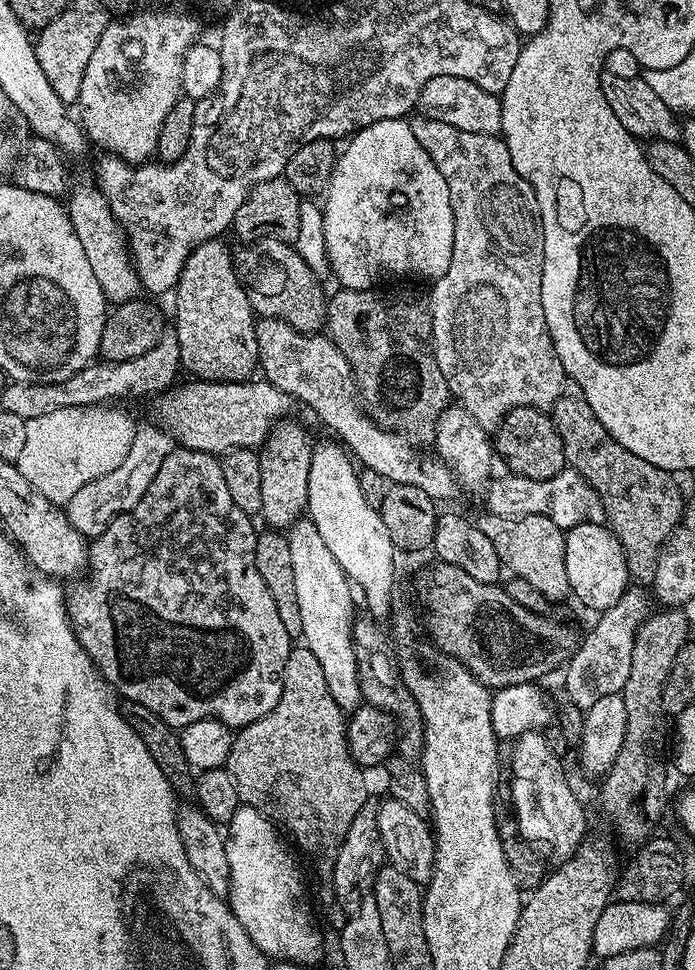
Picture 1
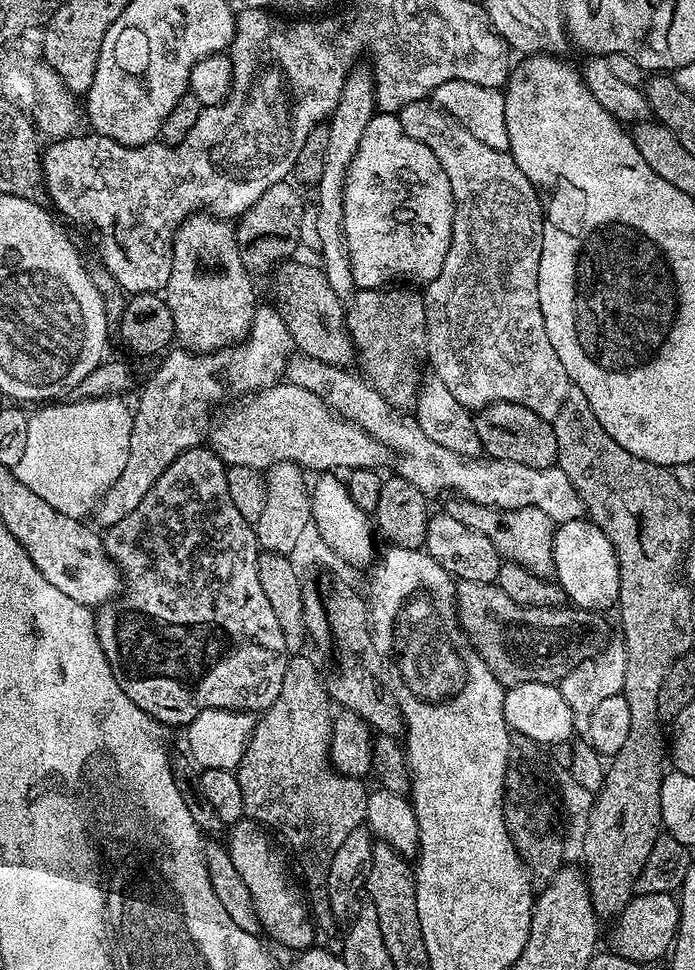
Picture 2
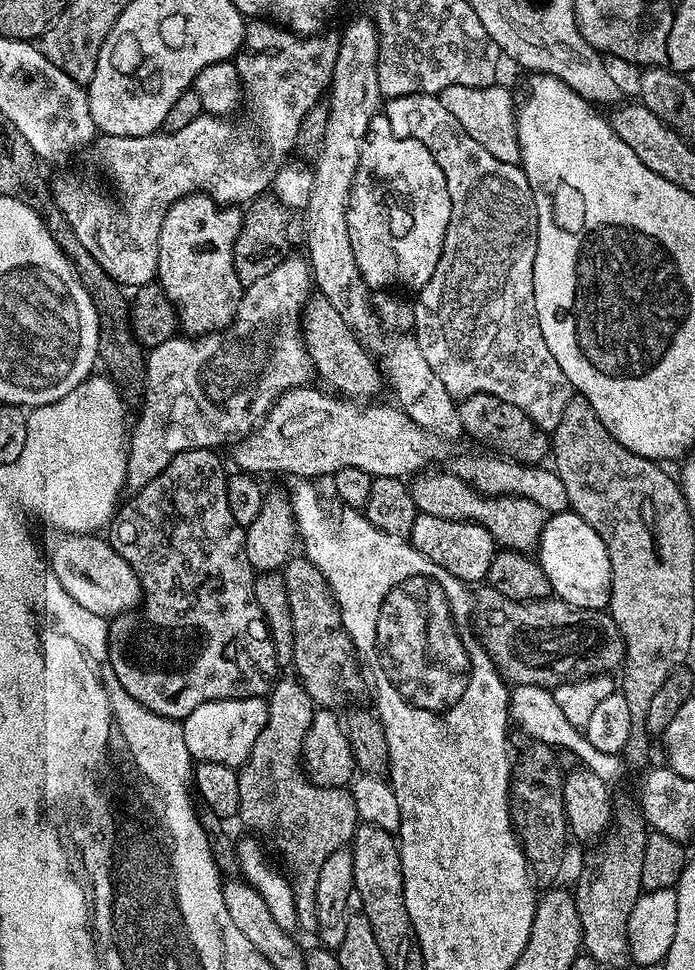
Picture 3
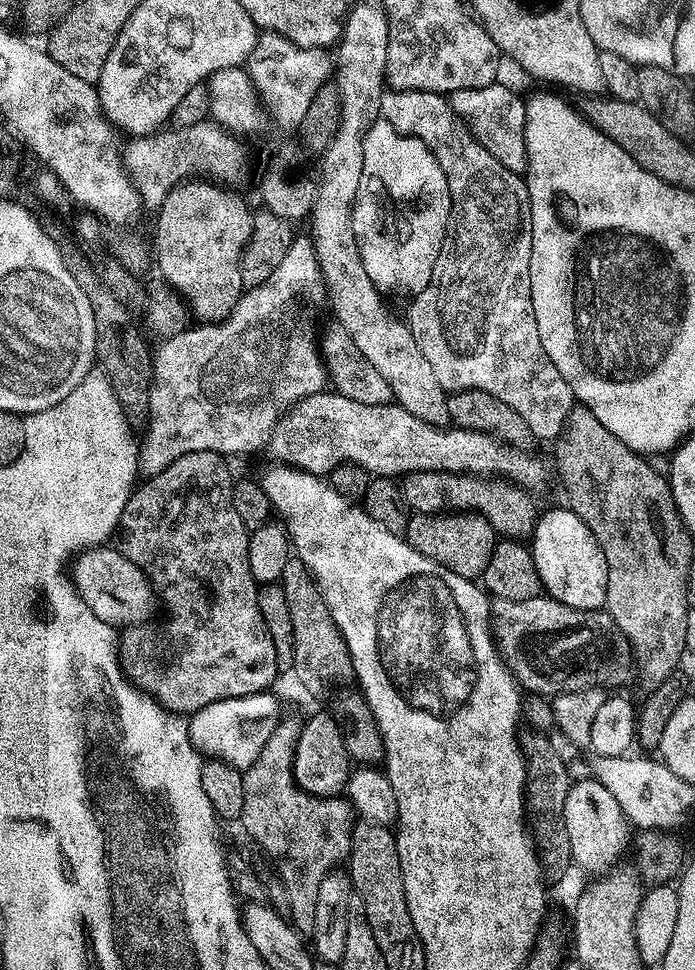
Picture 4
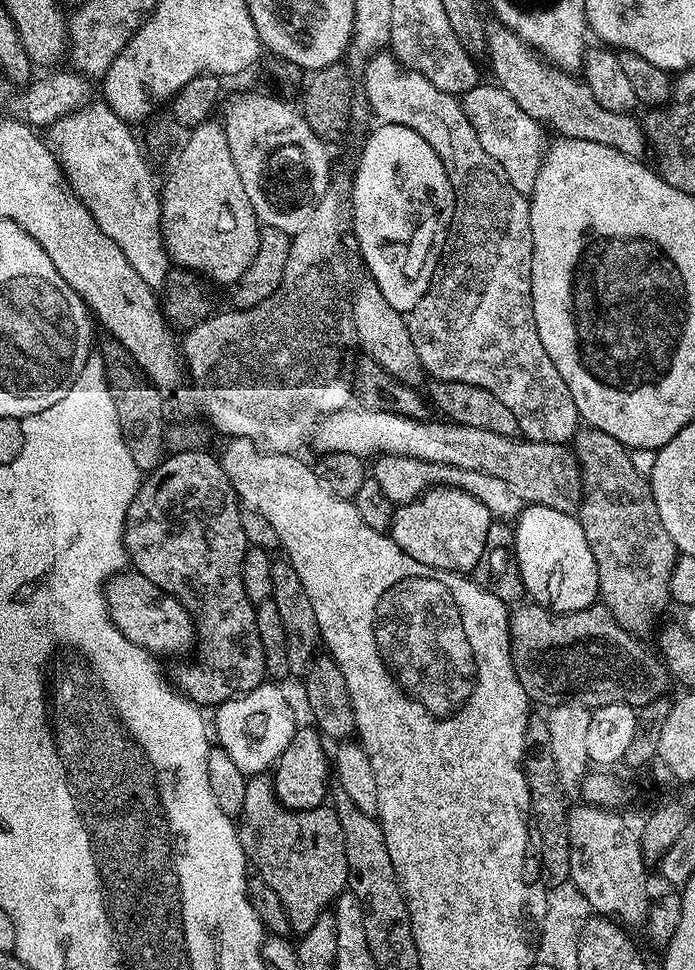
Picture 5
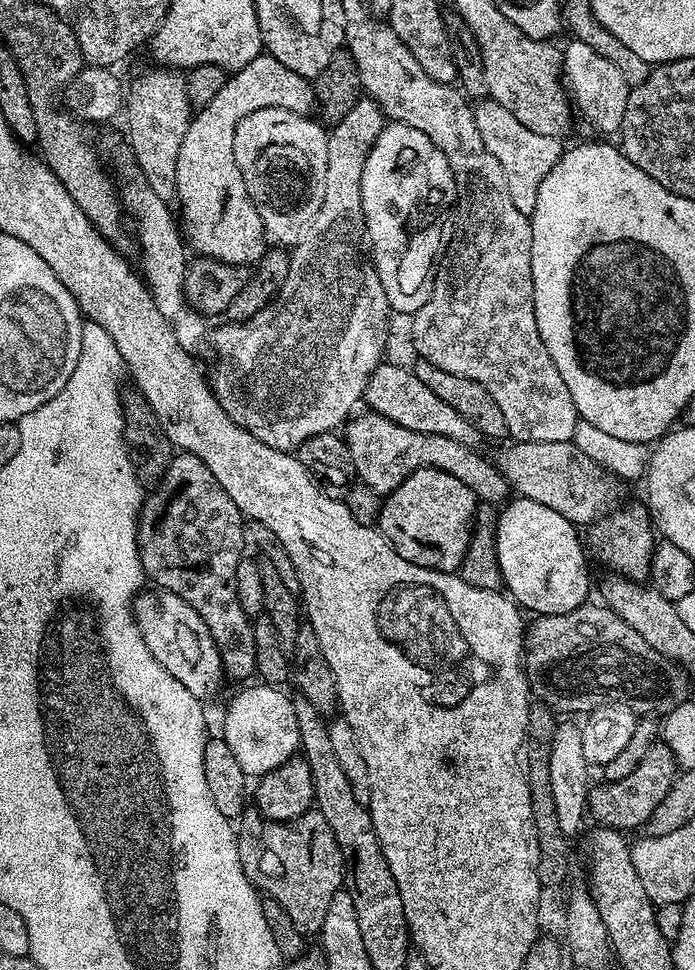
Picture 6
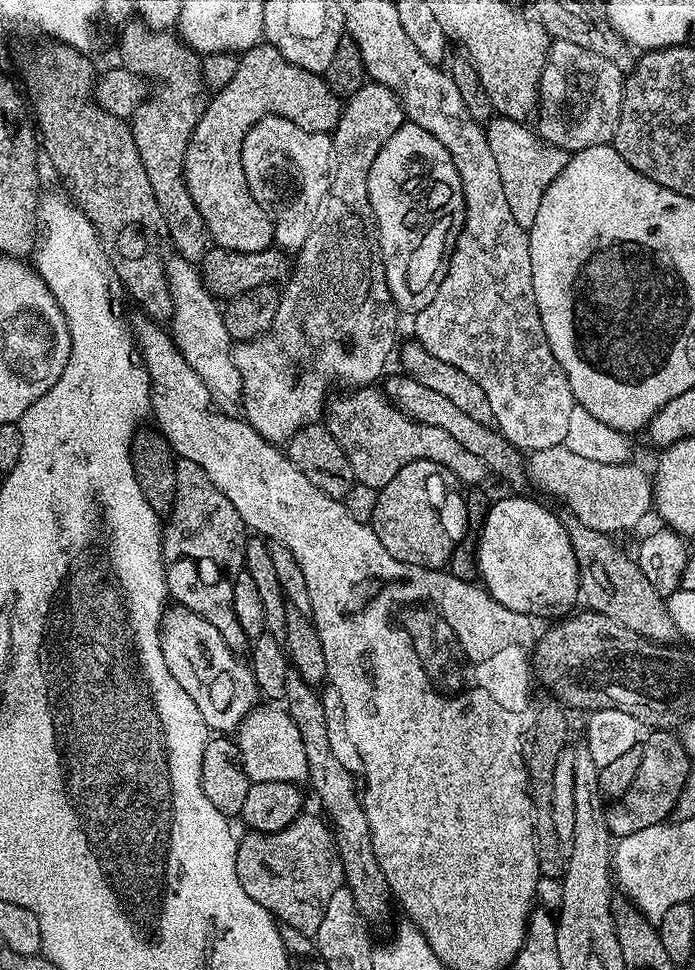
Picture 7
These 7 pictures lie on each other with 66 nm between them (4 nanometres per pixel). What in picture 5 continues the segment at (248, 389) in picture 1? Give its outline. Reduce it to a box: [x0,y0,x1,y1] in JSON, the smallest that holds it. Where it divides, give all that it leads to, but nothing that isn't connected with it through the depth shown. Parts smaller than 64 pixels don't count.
[310,406,584,513]

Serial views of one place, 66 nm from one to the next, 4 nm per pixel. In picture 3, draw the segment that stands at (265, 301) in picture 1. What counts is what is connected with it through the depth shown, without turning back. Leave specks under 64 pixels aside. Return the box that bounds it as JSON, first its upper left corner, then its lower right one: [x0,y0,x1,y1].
[302,298,382,402]

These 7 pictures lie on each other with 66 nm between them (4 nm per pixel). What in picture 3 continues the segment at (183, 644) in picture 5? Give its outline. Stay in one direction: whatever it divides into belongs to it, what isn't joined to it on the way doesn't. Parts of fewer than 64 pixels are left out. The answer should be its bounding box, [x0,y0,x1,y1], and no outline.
[50,534,142,618]

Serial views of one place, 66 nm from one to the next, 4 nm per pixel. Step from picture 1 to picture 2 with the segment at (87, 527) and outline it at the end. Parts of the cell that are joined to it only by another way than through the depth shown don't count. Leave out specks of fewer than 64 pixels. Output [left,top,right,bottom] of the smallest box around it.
[94,306,294,529]

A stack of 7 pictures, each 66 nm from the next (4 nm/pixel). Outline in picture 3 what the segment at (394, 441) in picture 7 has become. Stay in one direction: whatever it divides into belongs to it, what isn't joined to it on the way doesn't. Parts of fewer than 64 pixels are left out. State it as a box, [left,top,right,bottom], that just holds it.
[411,471,546,553]

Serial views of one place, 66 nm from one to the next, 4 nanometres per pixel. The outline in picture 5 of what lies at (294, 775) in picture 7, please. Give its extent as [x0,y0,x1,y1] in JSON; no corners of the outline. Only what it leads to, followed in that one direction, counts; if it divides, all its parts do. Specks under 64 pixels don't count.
[215,682,298,778]

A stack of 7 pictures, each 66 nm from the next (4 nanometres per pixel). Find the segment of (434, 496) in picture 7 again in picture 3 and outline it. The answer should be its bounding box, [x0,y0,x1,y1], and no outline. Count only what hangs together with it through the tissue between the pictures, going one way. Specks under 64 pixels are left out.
[410,515,498,585]

